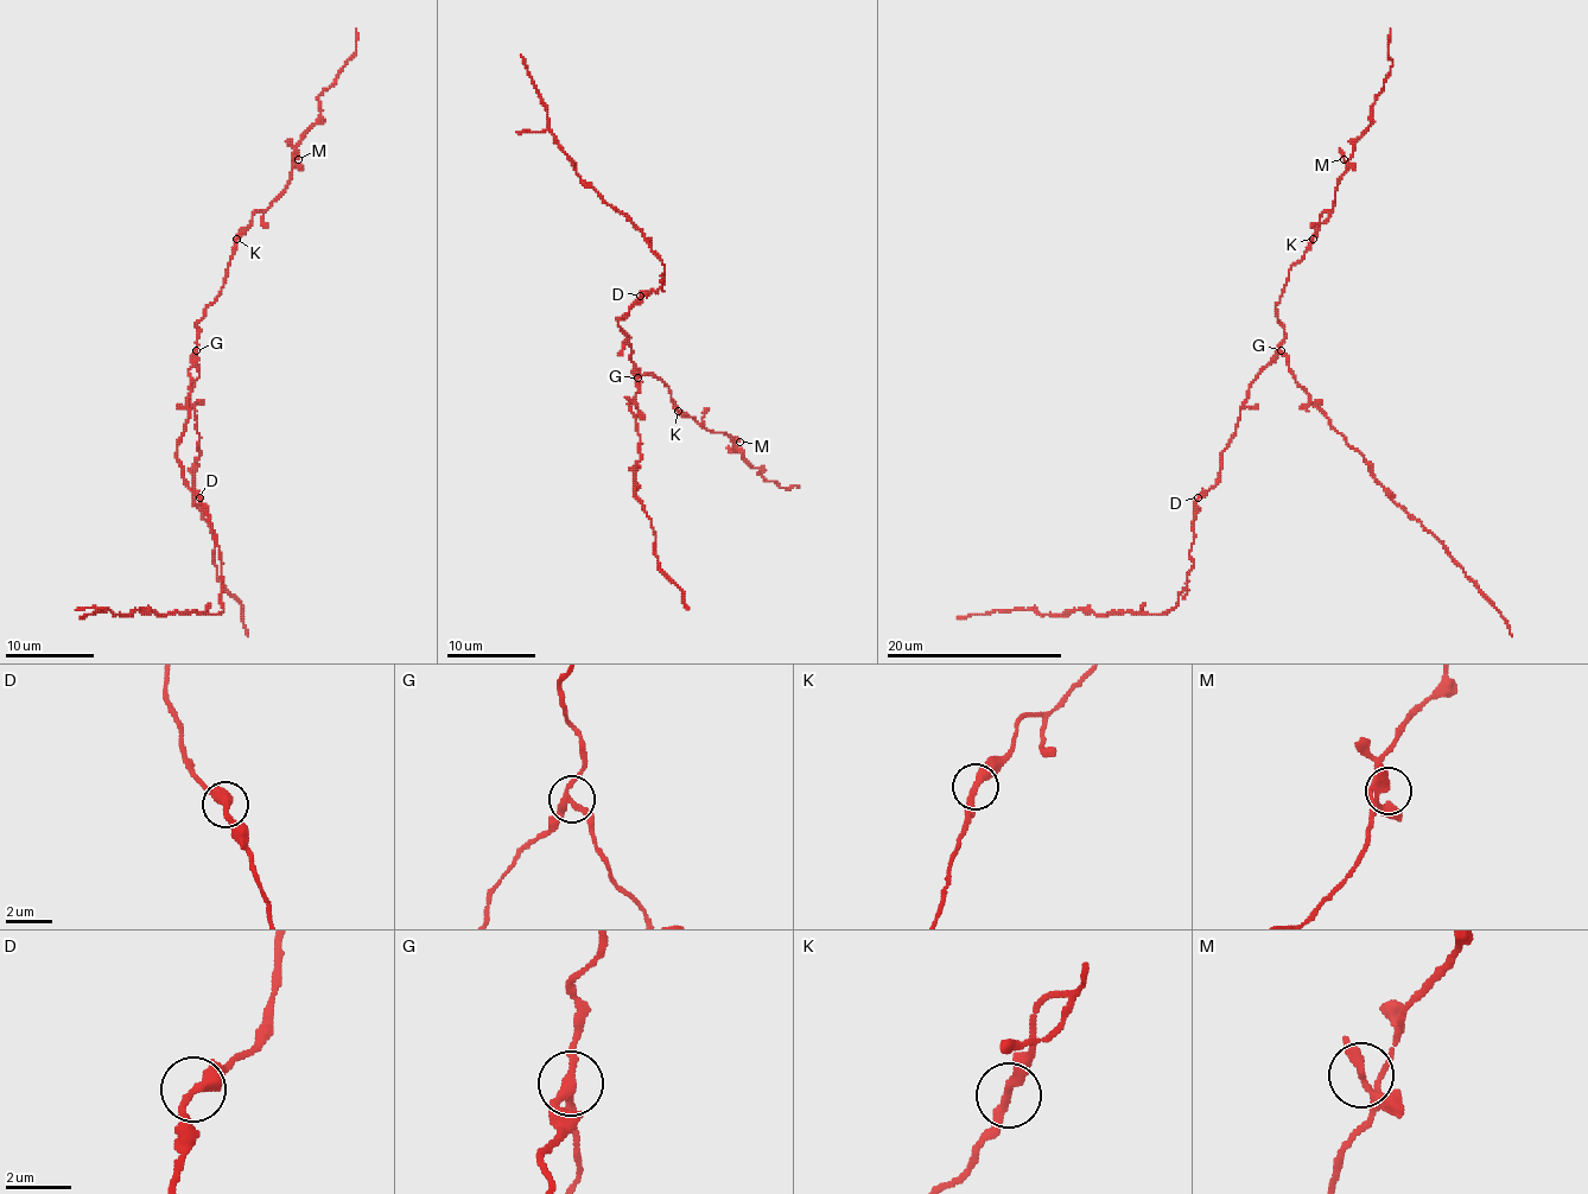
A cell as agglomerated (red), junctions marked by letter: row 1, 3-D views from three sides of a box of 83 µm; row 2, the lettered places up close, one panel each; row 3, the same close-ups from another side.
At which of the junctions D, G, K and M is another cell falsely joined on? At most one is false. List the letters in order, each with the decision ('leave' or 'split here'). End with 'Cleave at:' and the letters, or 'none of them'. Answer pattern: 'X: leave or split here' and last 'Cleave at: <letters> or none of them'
D: leave
G: split here
K: leave
M: leave
Cleave at: G

